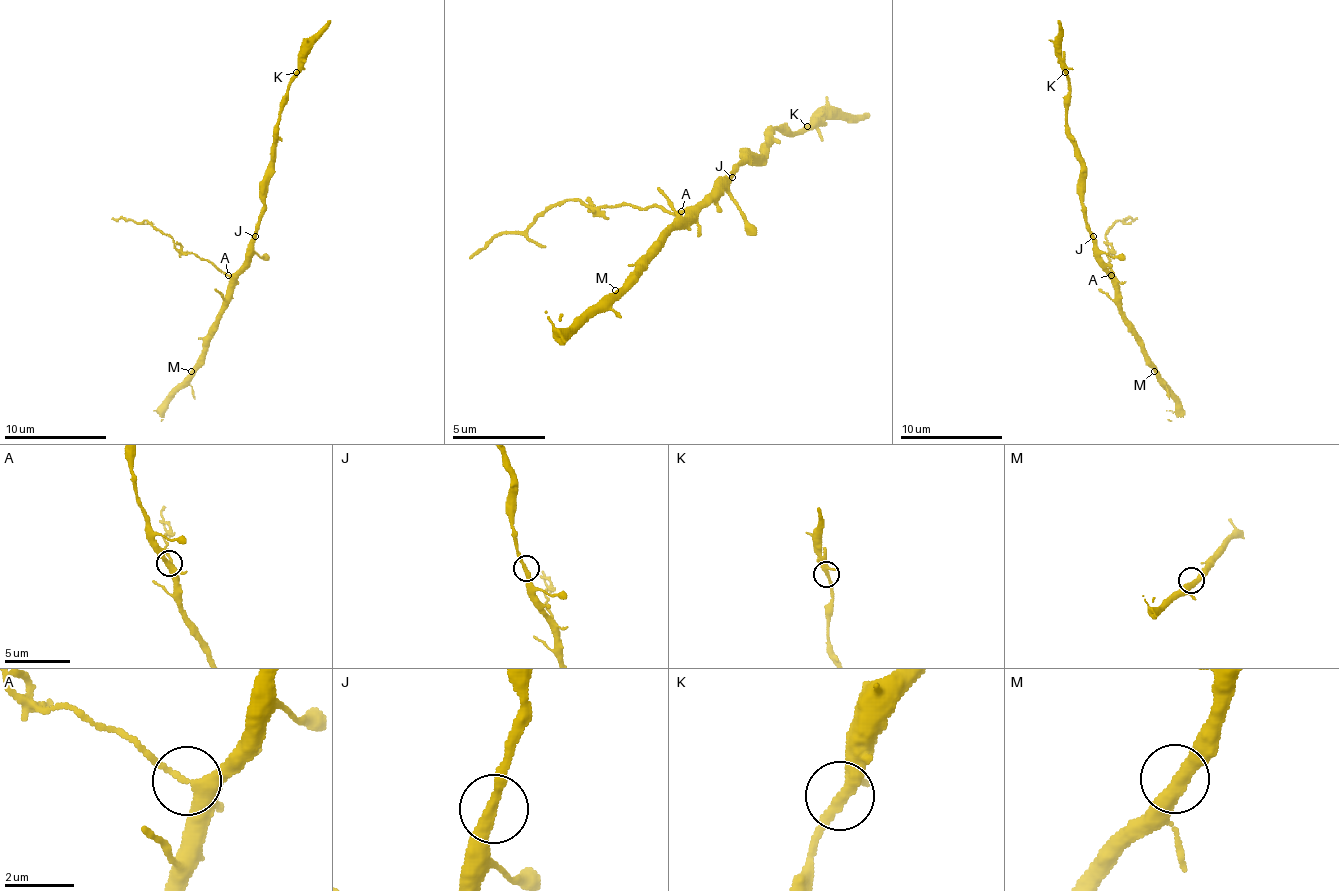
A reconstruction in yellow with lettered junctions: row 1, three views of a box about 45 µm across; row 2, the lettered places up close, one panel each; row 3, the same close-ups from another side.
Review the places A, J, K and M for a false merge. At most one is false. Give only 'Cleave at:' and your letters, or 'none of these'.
Cleave at: A

